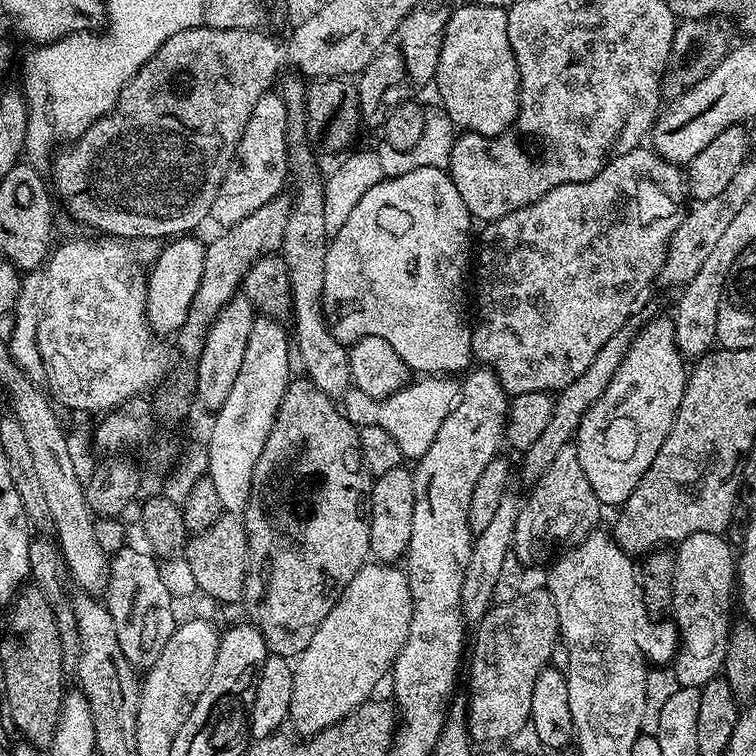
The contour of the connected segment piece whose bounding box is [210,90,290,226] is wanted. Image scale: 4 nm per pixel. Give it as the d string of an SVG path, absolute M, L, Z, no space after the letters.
M269 90L262 94L262 98L258 98L254 114L250 114L250 122L246 122L246 130L240 145L236 147L236 156L212 203L211 219L216 219L220 226L242 222L242 218L254 214L254 210L270 202L270 198L281 195L287 180L289 183L288 111L279 91Z

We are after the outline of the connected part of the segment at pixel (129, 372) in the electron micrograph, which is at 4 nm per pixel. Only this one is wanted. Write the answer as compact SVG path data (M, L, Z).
M116 238L102 240L101 244L96 240L68 240L53 247L43 269L42 318L37 334L51 395L68 408L99 414L121 407L125 400L155 393L174 367L173 349L164 345L167 343L153 332L146 318L148 277L145 269L140 269L127 243Z

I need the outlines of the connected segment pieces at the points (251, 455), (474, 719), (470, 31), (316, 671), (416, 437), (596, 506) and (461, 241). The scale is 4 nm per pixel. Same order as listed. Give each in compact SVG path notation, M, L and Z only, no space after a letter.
M257 315L254 326L250 326L250 342L246 342L246 355L242 357L242 366L238 369L238 379L234 382L233 388L230 389L229 396L226 397L226 402L222 402L222 406L214 414L216 420L212 424L212 433L206 439L206 447L208 450L208 471L207 475L214 482L214 490L218 494L218 502L222 502L224 512L228 514L243 513L244 507L248 505L250 498L250 482L254 482L254 466L258 466L258 458L262 455L262 446L266 446L266 438L270 438L270 430L274 426L276 416L278 415L278 406L282 406L282 398L286 394L290 381L293 379L292 364L294 368L294 360L290 355L290 332L284 329L285 325L279 320L272 320L269 316Z
M540 586L540 588L529 587L518 598L510 598L510 602L502 602L501 604L493 604L489 608L479 624L475 625L474 632L476 632L476 641L471 641L470 655L466 660L466 672L468 668L468 696L466 695L466 719L468 721L468 732L471 734L473 741L484 743L484 746L492 746L497 742L508 742L511 736L516 735L529 725L530 718L530 697L534 694L534 681L538 678L538 674L546 667L549 667L552 651L558 644L558 637L560 635L560 623L558 622L558 606L554 606L554 598L548 592L547 587Z
M468 2L461 8L452 8L448 25L442 38L442 54L438 58L438 70L434 88L440 91L442 110L457 129L483 136L502 134L516 120L520 112L520 75L510 46L508 13L494 6L478 6Z
M379 562L365 563L364 567L350 578L344 587L344 593L338 597L336 604L322 618L318 630L314 630L314 638L310 638L310 646L295 657L292 673L294 674L294 694L290 698L290 724L297 728L301 737L315 736L317 732L326 730L346 718L359 704L364 704L373 695L372 692L380 684L380 679L387 677L392 670L392 663L398 658L402 646L406 642L406 634L410 630L410 614L412 599L408 577L403 567L396 564Z
M426 376L419 380L422 381L410 382L386 400L376 400L358 389L349 389L342 398L342 411L357 428L366 425L382 426L397 442L405 459L420 459L430 448L431 442L434 442L442 422L460 403L463 385L450 376Z
M575 443L562 446L554 457L554 462L546 466L542 478L531 485L528 501L520 505L518 522L514 526L512 546L514 555L525 566L532 566L539 560L551 561L561 550L580 544L593 532L600 520L602 505L600 499L590 490L586 470L578 462Z
M415 168L410 174L401 176L389 176L378 182L371 190L362 194L358 206L354 206L350 218L331 237L326 254L326 278L322 282L322 302L324 303L324 317L328 319L328 329L345 346L351 346L357 340L373 336L374 338L386 338L394 350L398 350L398 356L407 362L409 369L418 374L458 374L473 363L472 354L472 324L470 323L470 292L464 287L470 284L470 265L474 260L474 217L470 210L466 210L466 202L462 202L462 194L458 194L458 186L454 186L452 177L442 168Z

